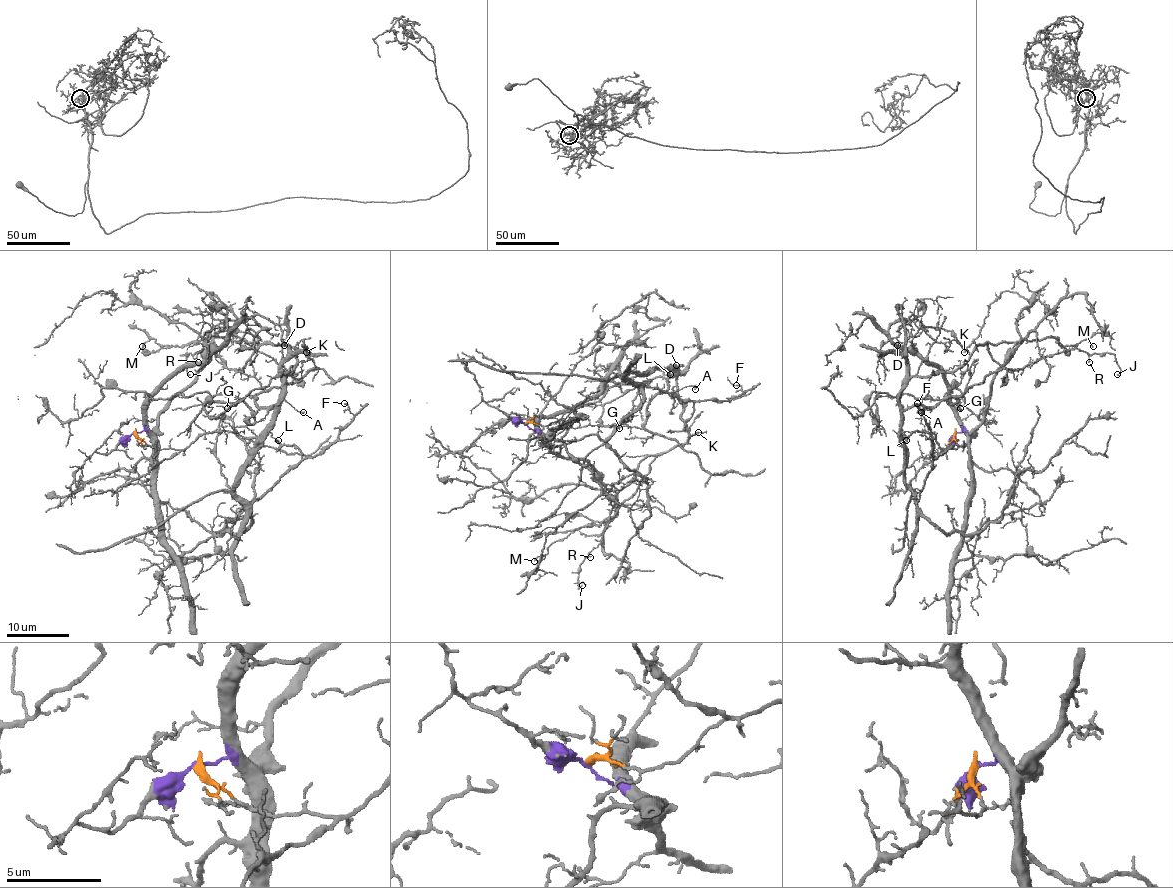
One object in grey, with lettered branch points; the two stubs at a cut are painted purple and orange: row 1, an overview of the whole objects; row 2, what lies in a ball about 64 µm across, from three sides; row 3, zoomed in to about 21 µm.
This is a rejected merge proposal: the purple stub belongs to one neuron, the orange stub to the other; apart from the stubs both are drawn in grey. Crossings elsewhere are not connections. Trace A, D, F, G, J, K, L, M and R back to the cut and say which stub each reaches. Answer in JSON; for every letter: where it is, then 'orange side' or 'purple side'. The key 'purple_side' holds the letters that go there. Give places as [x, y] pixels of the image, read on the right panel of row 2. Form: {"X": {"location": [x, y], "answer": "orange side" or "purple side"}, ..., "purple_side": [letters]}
{"A": {"location": [921, 412], "answer": "orange side"}, "D": {"location": [897, 345], "answer": "orange side"}, "F": {"location": [917, 403], "answer": "orange side"}, "G": {"location": [960, 408], "answer": "orange side"}, "J": {"location": [1117, 374], "answer": "orange side"}, "K": {"location": [964, 352], "answer": "orange side"}, "L": {"location": [906, 440], "answer": "orange side"}, "M": {"location": [1093, 346], "answer": "orange side"}, "R": {"location": [1089, 362], "answer": "orange side"}, "purple_side": []}

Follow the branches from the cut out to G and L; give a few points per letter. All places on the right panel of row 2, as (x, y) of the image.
G: (956, 432), (956, 449), (942, 449), (934, 434), (923, 431), (903, 437), (901, 414), (953, 396), (961, 409)
L: (956, 432), (956, 449), (942, 449), (934, 434), (918, 431), (908, 437), (903, 437), (901, 432), (906, 440)

